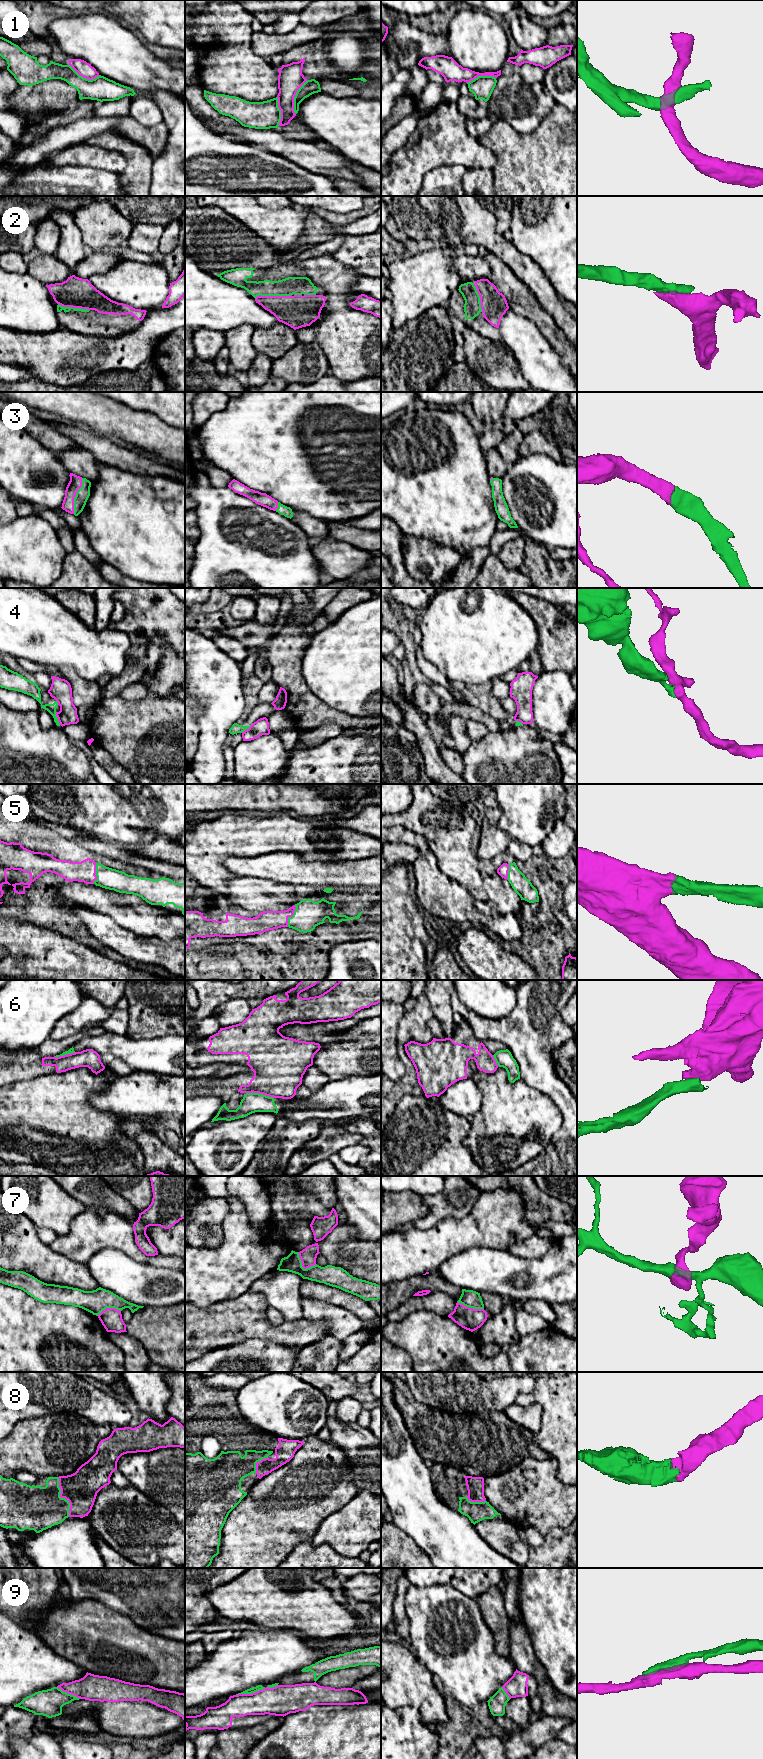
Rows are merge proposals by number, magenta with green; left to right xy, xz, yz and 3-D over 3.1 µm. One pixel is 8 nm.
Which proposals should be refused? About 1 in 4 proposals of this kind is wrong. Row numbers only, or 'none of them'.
1, 4, 6, 7, 9

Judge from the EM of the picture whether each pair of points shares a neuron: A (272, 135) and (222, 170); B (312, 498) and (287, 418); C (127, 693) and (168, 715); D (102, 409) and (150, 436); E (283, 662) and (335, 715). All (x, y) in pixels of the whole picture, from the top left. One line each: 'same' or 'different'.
A: different
B: same
C: different
D: same
E: same

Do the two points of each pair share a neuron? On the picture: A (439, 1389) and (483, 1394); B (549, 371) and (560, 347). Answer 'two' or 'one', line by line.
A: one
B: two

